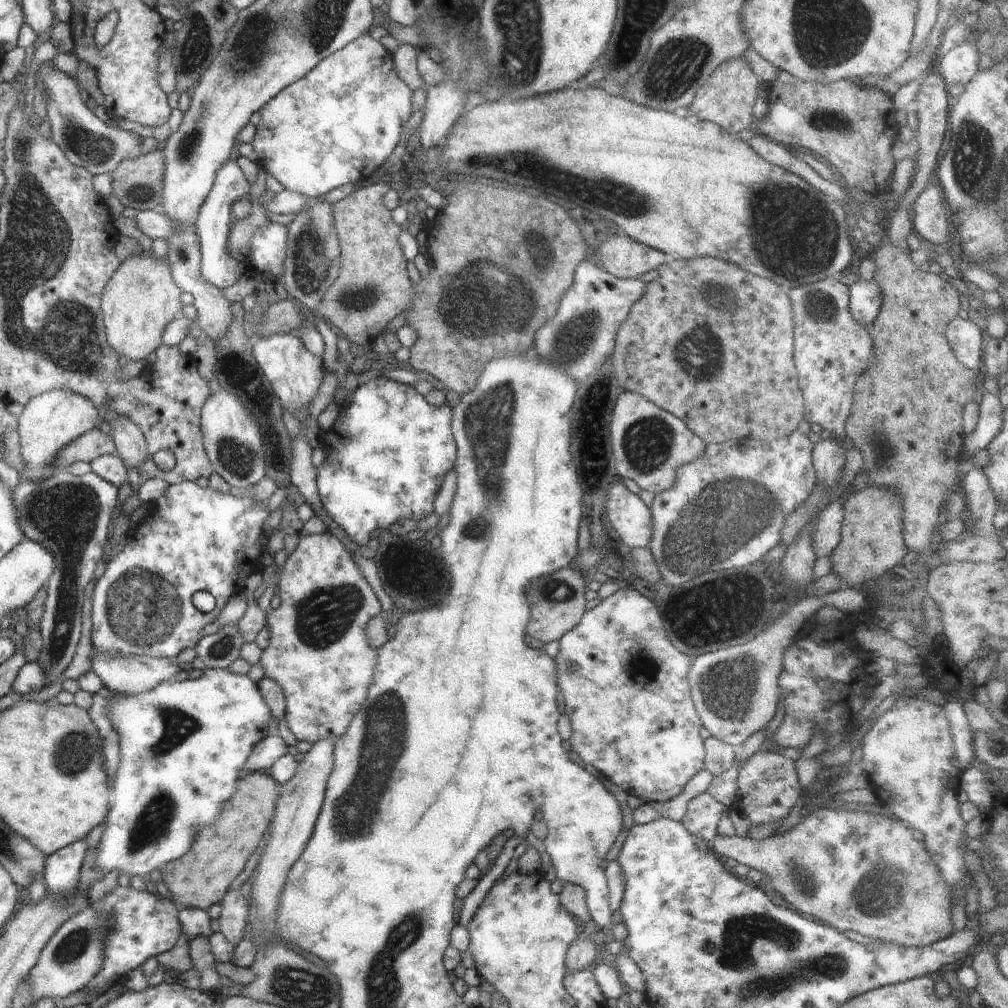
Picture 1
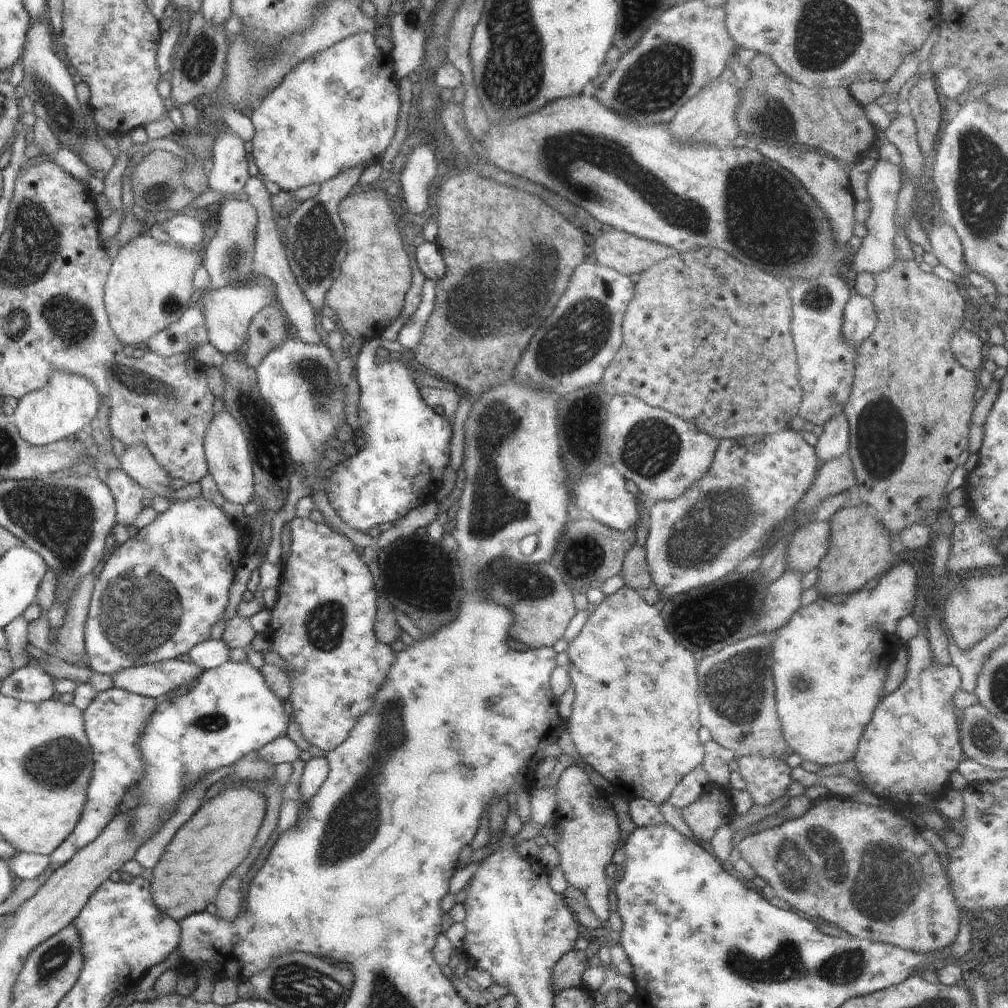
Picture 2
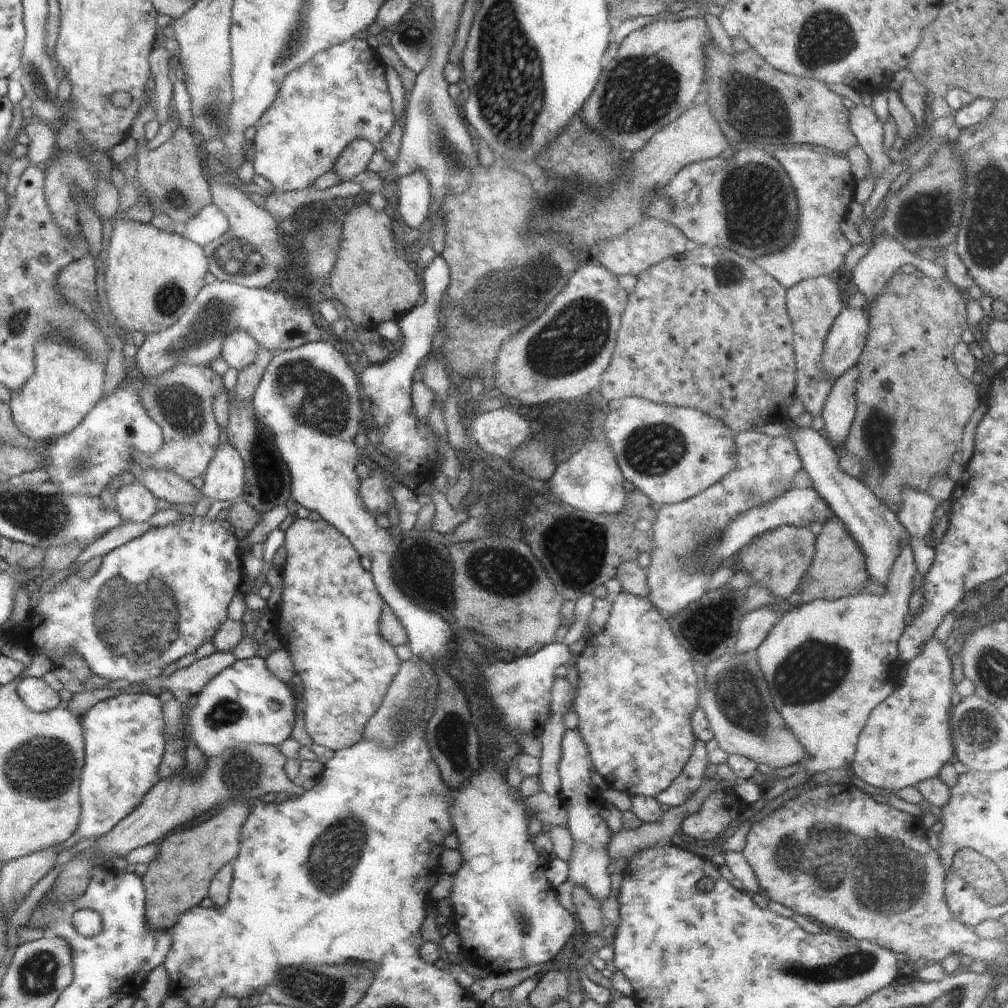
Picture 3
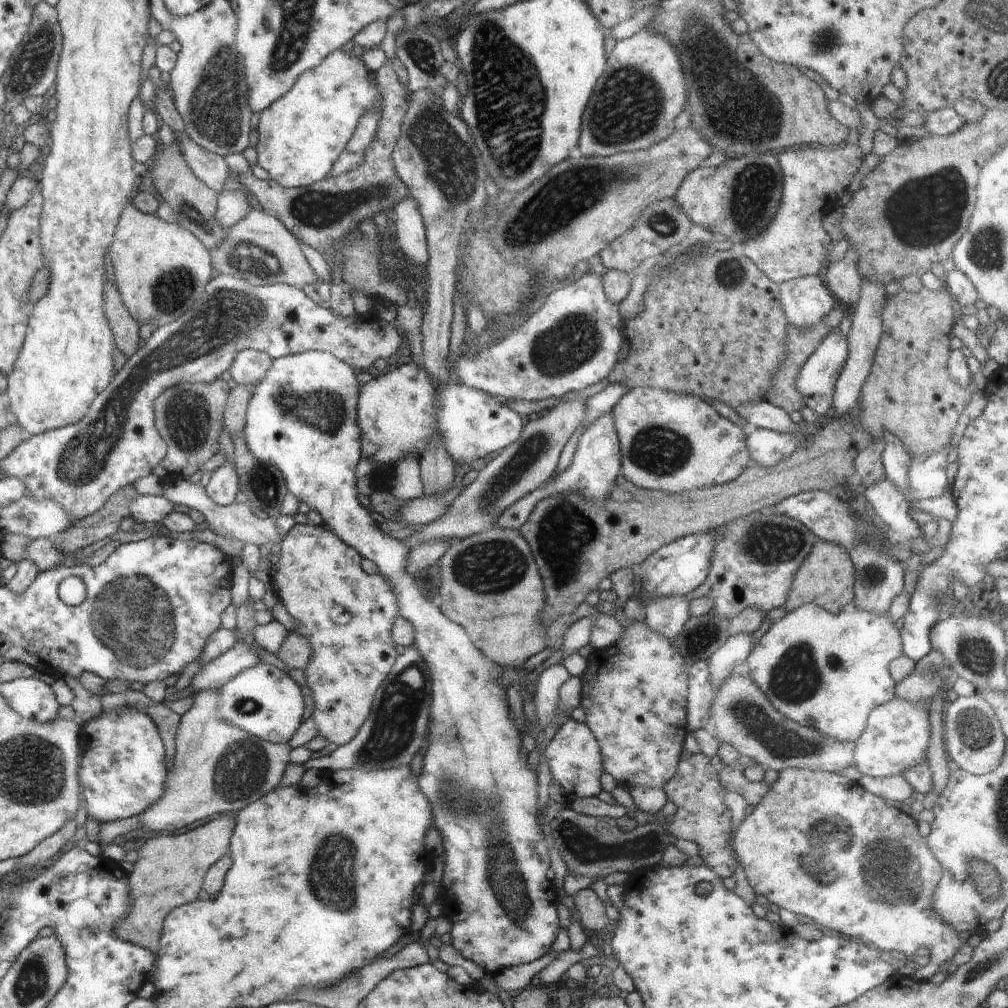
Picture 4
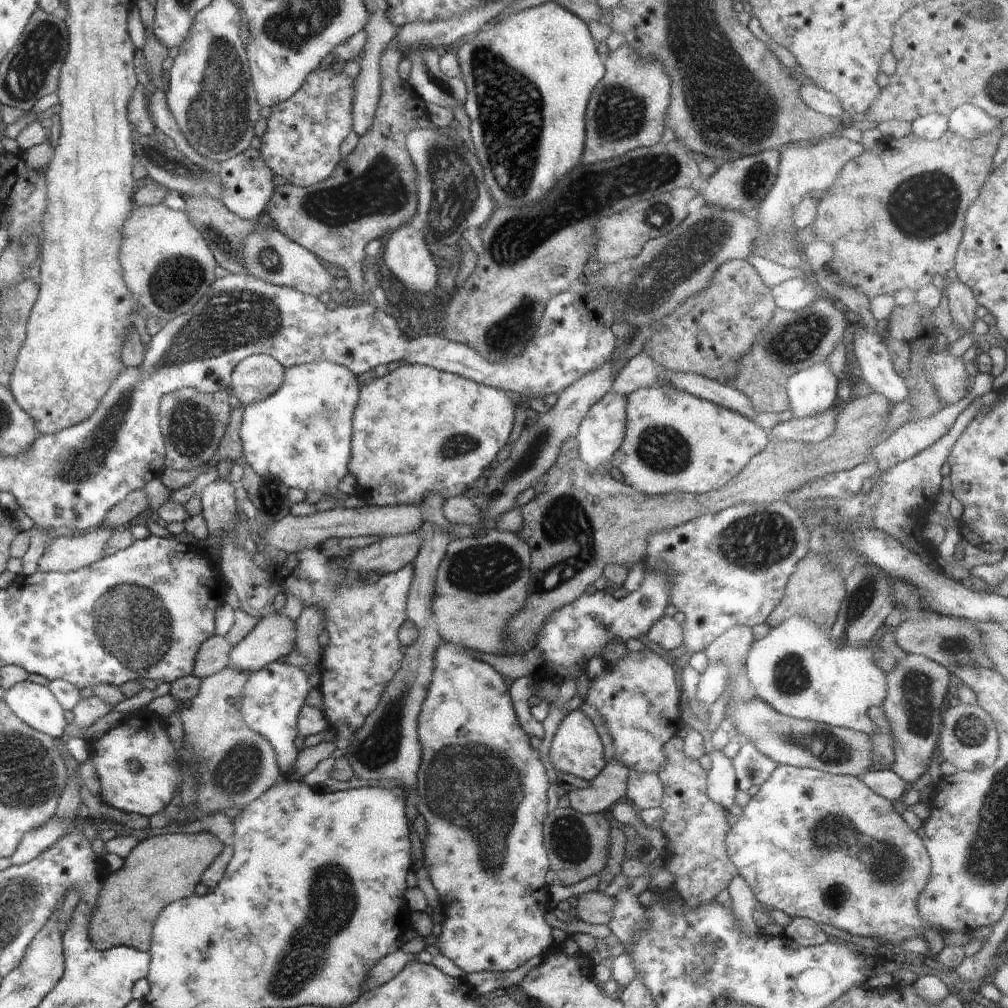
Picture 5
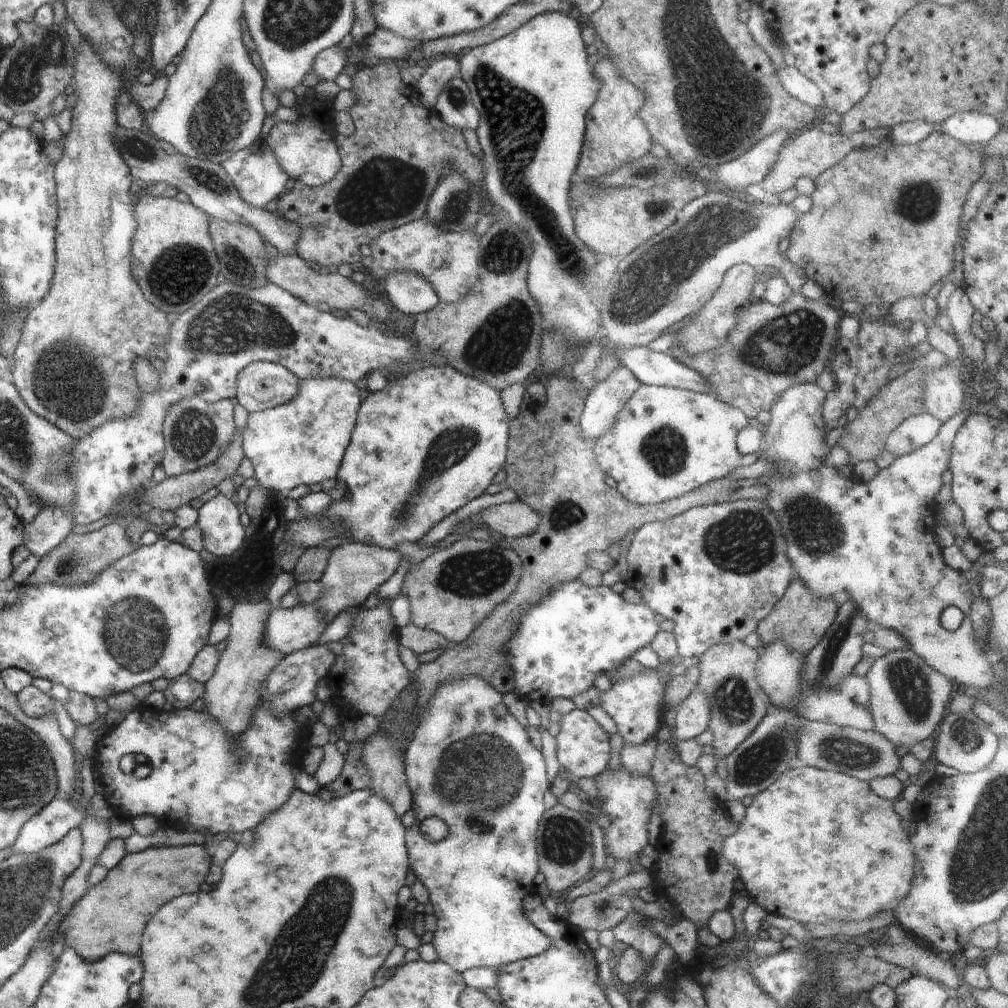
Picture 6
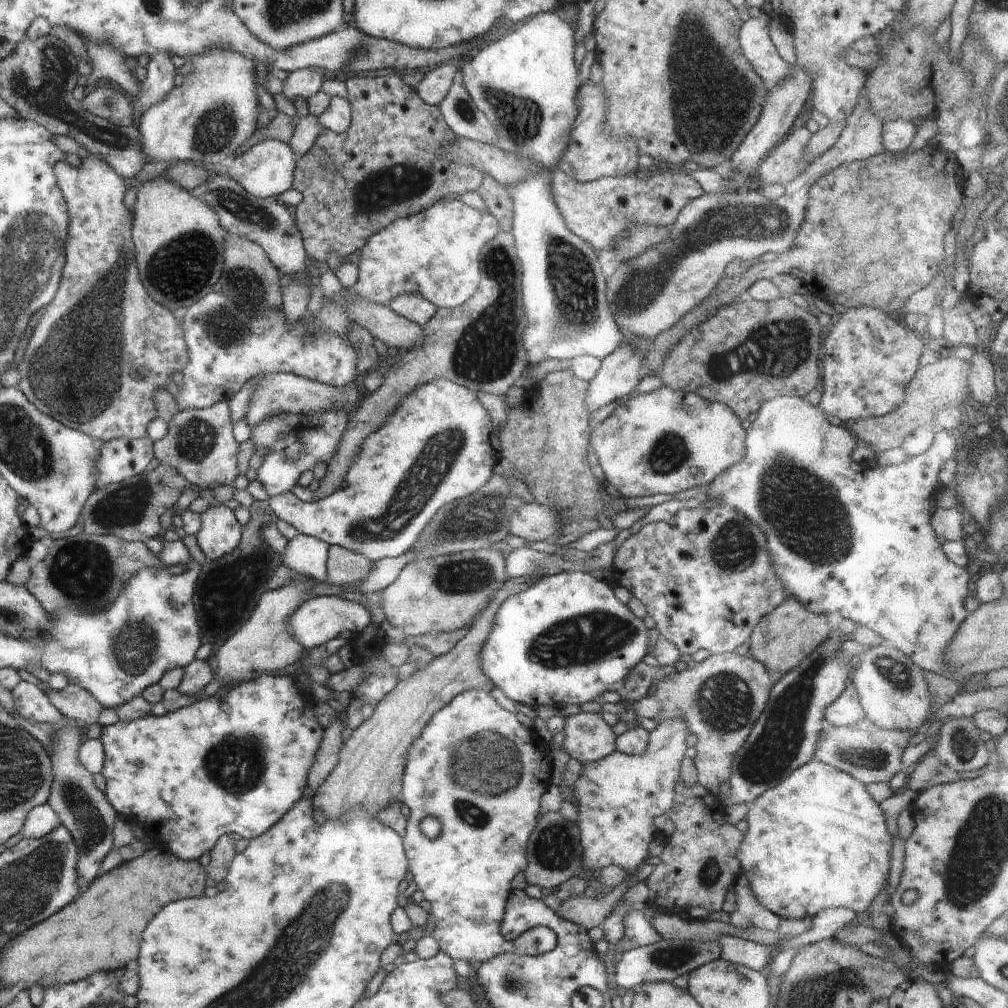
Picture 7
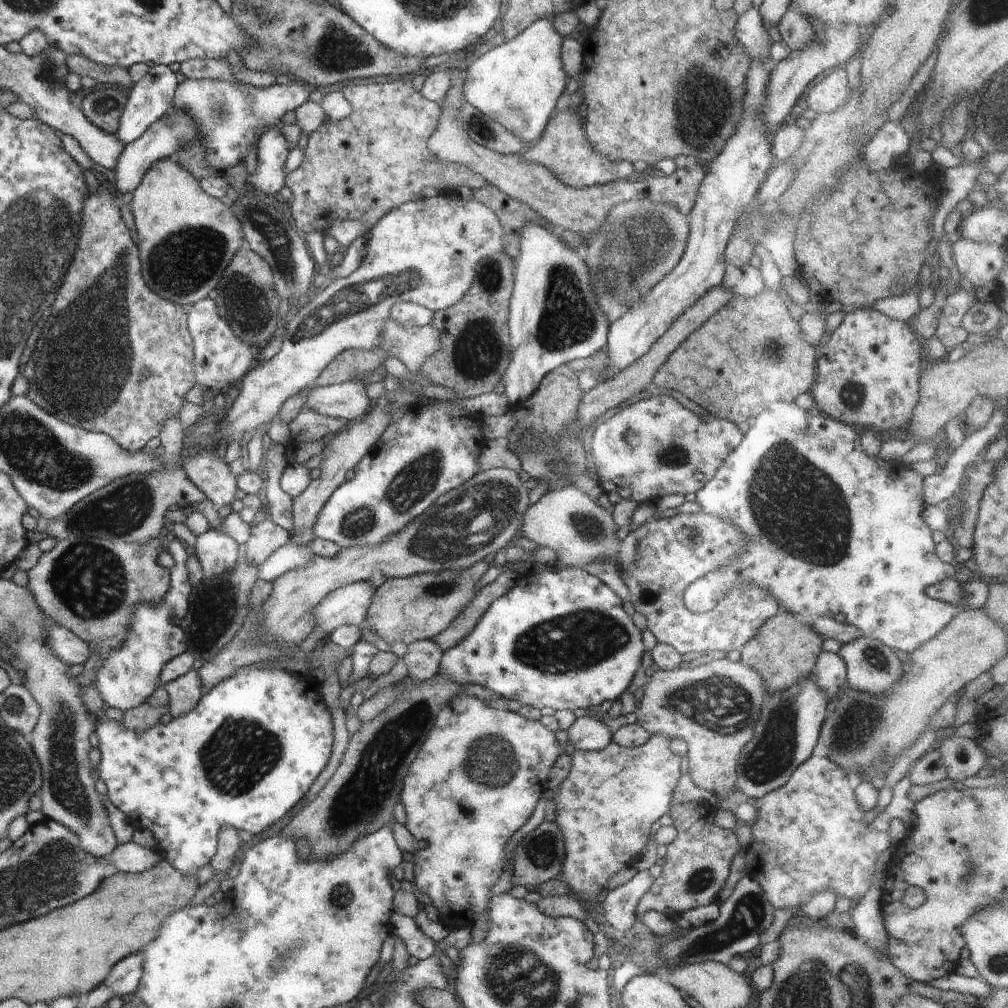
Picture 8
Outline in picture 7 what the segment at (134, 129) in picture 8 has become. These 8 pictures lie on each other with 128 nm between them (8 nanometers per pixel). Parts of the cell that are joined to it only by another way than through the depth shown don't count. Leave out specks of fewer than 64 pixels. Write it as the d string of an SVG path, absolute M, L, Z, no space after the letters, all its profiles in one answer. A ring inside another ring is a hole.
M158 52L151 57L150 63L146 66L146 80L141 82L140 94L132 101L134 108L134 121L140 121L142 114L152 106L162 102L170 90L175 88L174 77L176 68L172 63L170 52Z

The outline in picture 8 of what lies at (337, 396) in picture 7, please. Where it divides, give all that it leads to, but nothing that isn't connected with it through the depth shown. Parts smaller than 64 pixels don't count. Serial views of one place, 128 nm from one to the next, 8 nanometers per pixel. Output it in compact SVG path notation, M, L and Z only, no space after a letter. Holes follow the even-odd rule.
M358 381L335 385L307 387L308 399L304 410L312 409L324 416L342 418L347 424L360 421L371 408L372 400L366 395L365 386Z

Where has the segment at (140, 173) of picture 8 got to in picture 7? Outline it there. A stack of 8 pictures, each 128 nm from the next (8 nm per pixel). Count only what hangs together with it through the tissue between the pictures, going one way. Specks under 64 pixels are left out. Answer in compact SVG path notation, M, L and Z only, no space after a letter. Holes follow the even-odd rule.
M214 48L214 50L206 50L204 54L200 54L200 56L194 56L194 58L190 58L193 64L193 71L189 74L184 74L184 81L181 86L176 86L170 90L170 94L162 100L162 102L158 102L158 104L152 104L144 114L142 114L142 118L140 118L140 126L138 129L140 130L140 135L142 136L142 150L144 150L144 154L146 154L146 158L148 158L148 163L152 162L176 162L176 160L182 160L182 162L202 162L202 164L215 164L217 168L222 168L226 165L232 156L234 156L234 152L236 152L237 148L240 147L254 132L256 132L258 128L258 116L260 114L260 101L258 98L258 94L256 91L256 76L254 76L255 72L255 63L250 60L250 58L246 58L244 54L240 54L240 52L234 52L234 50L222 50L222 48Z

